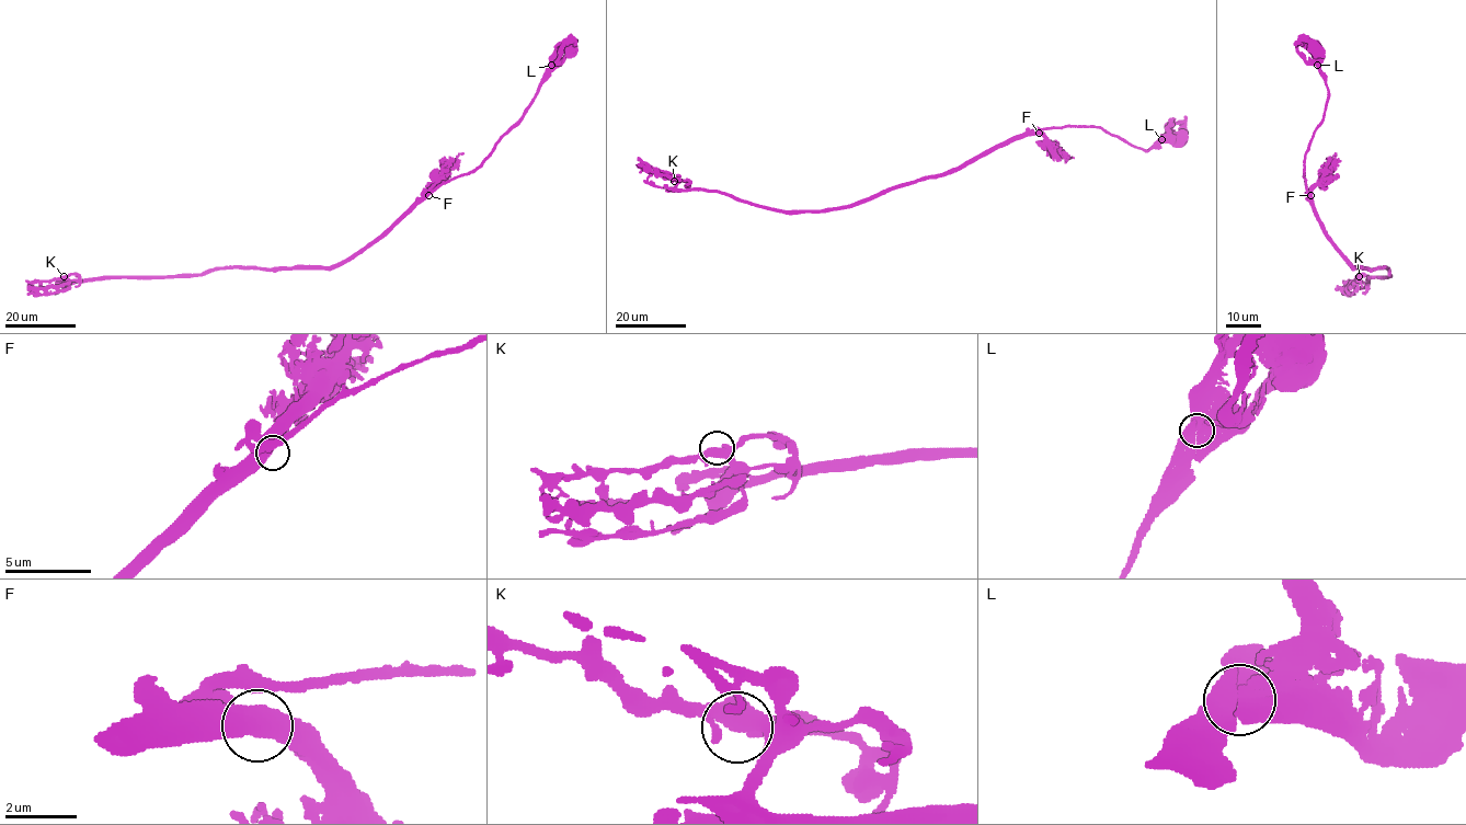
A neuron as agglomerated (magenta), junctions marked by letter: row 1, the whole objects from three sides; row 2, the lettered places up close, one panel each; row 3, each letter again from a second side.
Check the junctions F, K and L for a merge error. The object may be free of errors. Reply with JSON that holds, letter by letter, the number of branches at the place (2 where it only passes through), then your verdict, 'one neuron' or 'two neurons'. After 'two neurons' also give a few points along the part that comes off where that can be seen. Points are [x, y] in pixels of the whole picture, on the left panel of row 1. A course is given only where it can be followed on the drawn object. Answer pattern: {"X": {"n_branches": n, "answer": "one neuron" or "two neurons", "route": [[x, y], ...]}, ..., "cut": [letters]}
{"F": {"n_branches": 2, "answer": "one neuron"}, "K": {"n_branches": 4, "answer": "one neuron"}, "L": {"n_branches": 1, "answer": "one neuron"}, "cut": []}

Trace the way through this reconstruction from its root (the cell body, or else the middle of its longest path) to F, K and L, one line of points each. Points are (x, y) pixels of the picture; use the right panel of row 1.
F: (1316, 49), (1317, 67), (1327, 88), (1327, 103), (1305, 153), (1304, 178), (1306, 194), (1310, 195)
K: (1316, 49), (1327, 103), (1305, 153), (1306, 194), (1327, 237), (1354, 266), (1389, 271), (1367, 283), (1359, 276)
L: (1316, 49), (1318, 65)

